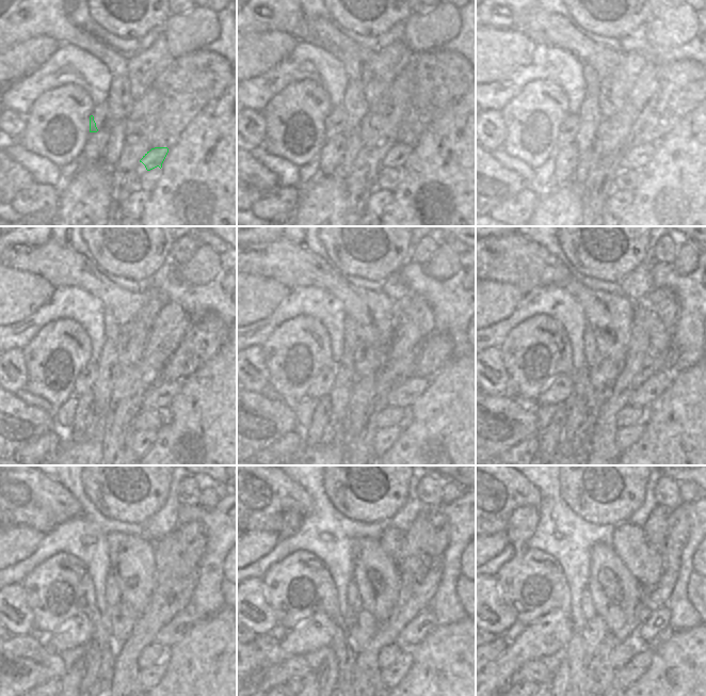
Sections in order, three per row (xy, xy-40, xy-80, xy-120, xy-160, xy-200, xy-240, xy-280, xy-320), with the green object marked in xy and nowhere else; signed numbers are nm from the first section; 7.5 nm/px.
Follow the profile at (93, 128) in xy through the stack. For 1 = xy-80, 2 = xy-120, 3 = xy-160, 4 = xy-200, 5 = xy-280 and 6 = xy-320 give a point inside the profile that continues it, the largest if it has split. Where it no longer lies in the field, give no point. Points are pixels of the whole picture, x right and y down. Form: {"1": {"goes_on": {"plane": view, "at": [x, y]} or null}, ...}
{"1": {"goes_on": {"plane": "xy-80", "at": [566, 135]}}, "2": {"goes_on": {"plane": "xy-120", "at": [86, 378]}}, "3": {"goes_on": {"plane": "xy-160", "at": [321, 385]}}, "4": {"goes_on": {"plane": "xy-200", "at": [559, 389]}}, "5": {"goes_on": {"plane": "xy-280", "at": [317, 631]}}, "6": {"goes_on": {"plane": "xy-320", "at": [549, 633]}}}

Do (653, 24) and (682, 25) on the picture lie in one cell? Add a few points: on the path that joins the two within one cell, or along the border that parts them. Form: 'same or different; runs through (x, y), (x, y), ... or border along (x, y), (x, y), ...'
same; runs through (660, 25), (674, 25)

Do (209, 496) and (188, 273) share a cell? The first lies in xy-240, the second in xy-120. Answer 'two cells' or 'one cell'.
one cell

